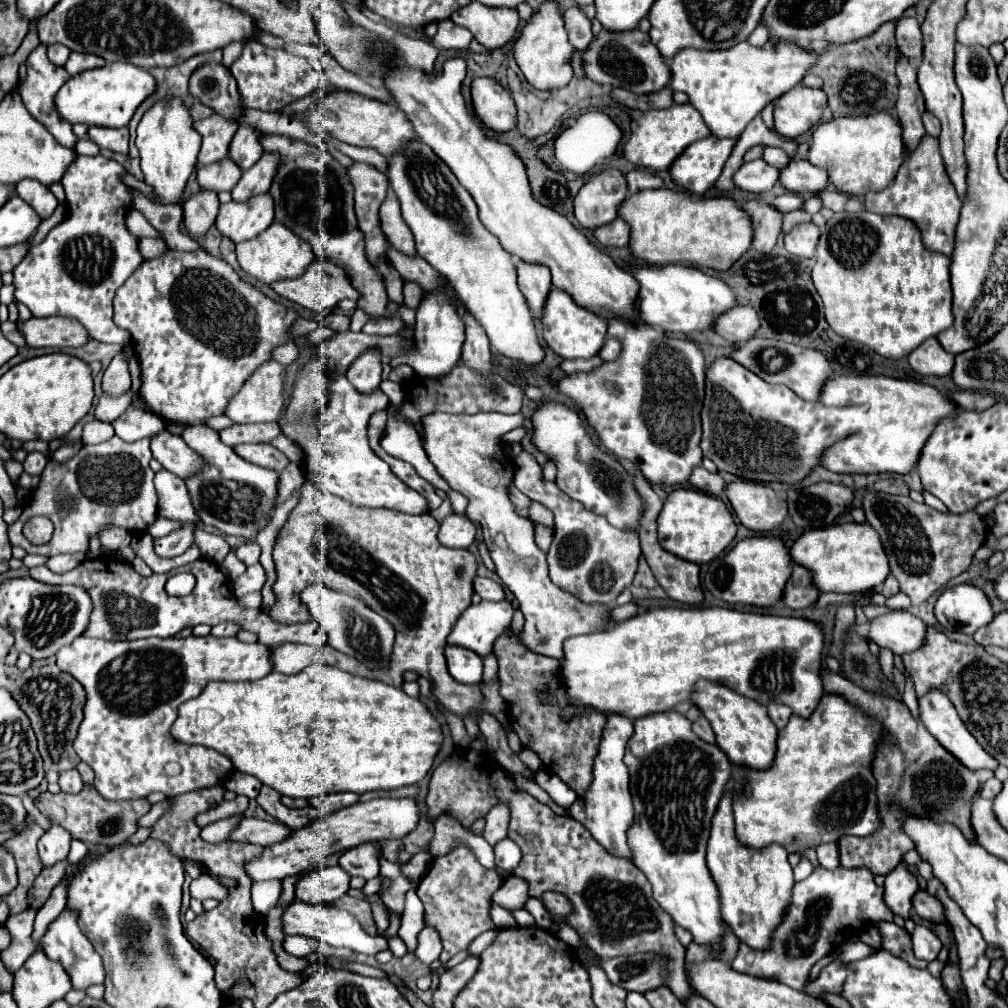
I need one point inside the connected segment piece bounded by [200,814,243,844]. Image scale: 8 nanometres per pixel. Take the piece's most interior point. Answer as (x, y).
(219, 831)

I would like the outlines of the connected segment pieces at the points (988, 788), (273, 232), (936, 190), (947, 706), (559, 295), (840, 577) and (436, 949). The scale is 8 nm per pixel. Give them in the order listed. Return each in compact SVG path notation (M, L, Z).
M992 777L992 779L988 779L988 781L984 783L980 795L982 795L984 799L994 799L1000 791L1002 791L1002 781L998 781L996 777Z
M274 221L264 233L260 233L258 237L238 243L236 245L236 255L240 261L240 267L252 275L258 277L264 283L274 283L278 279L286 279L286 277L298 277L304 273L306 265L310 261L314 261L314 249L308 241L300 239L292 229L288 229L286 225Z
M926 133L920 139L920 145L910 153L910 157L900 167L896 179L884 191L868 193L864 207L872 213L900 215L912 219L918 225L926 247L932 247L934 251L940 251L944 255L952 255L956 245L956 227L960 221L958 217L962 203L956 197L956 191L950 185L948 175L944 173L944 163L938 151L938 139Z
M930 689L928 693L924 693L922 697L918 697L918 711L920 711L920 721L926 725L926 729L940 741L940 745L944 745L950 753L954 753L964 765L968 765L970 769L996 769L998 761L994 757L990 757L980 745L978 741L968 733L968 729L964 727L964 723L960 721L954 705L950 703L950 699L938 691L938 689Z
M552 289L552 293L548 295L548 301L540 315L540 321L544 323L544 339L546 339L548 347L564 359L596 357L608 337L608 323L604 319L596 317L594 313L578 307L572 301L572 297L560 289Z
M844 523L826 529L804 531L790 547L792 563L802 565L812 573L812 585L820 591L860 593L878 589L888 577L888 557L882 549L878 533L868 523Z
M424 923L424 929L418 933L418 947L416 947L416 957L424 963L432 963L434 959L438 959L438 955L442 953L442 945L440 945L440 937L436 935L436 929L432 929L430 925Z

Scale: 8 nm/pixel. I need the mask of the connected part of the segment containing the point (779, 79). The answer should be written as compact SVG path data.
M744 41L720 53L682 49L670 61L670 87L674 91L684 91L690 97L690 103L704 113L704 123L708 125L712 137L734 139L764 109L764 105L798 85L818 57L820 55L808 53L794 43L784 41L768 41L764 47L752 47Z

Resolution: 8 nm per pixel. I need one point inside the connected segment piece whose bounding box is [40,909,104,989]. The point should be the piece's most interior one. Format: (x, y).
(64, 942)

